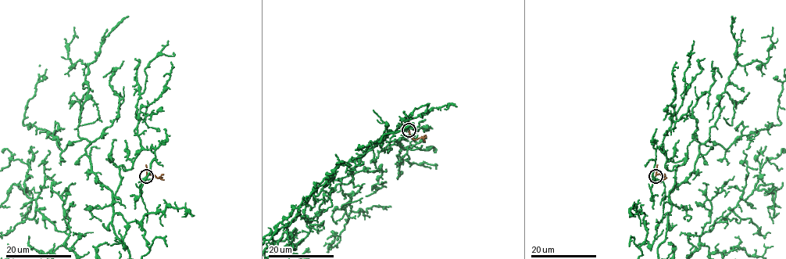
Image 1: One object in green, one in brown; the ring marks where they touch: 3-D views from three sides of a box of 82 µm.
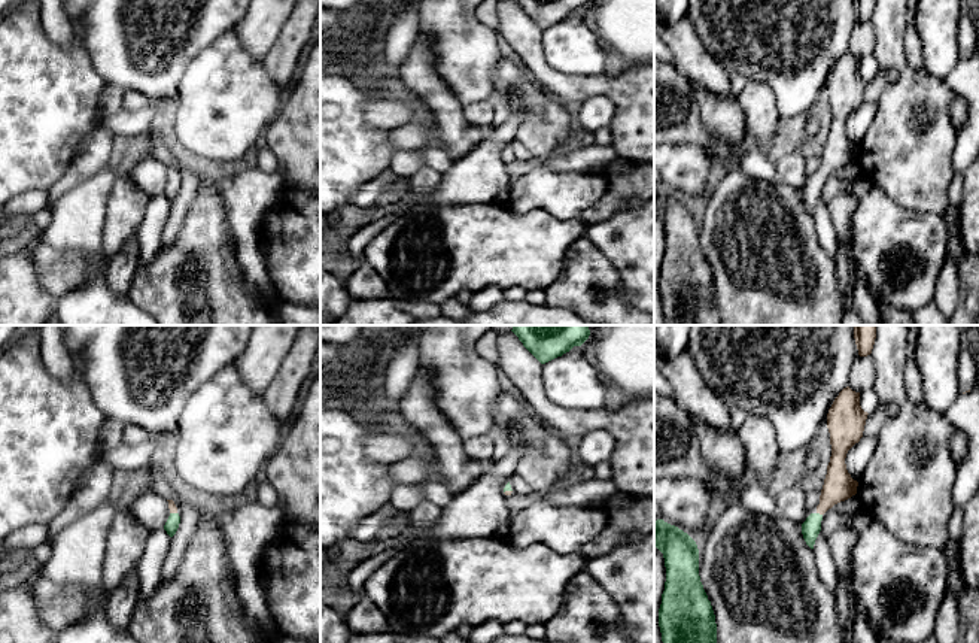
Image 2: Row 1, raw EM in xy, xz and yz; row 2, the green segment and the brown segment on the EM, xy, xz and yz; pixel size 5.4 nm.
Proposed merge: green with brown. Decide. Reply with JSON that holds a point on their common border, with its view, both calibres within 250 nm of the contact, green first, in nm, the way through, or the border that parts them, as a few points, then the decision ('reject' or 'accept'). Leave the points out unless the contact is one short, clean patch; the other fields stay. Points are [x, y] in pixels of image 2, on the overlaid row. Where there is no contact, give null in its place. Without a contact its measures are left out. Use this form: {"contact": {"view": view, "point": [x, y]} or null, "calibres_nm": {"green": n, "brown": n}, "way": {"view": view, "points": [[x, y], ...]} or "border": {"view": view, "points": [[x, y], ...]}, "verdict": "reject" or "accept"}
{"contact": {"view": "yz", "point": [818, 513]}, "calibres_nm": {"green": 100, "brown": 160}, "way": {"view": "yz", "points": [[811, 527], [818, 513], [838, 487]]}, "verdict": "accept"}

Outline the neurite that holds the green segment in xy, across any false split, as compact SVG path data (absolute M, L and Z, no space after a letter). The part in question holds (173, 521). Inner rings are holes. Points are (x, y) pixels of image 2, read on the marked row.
M167 500L167 501L168 501L168 509L170 509L170 516L164 525L164 530L167 531L170 537L173 537L179 528L180 516L177 513L177 507L174 501L173 500Z

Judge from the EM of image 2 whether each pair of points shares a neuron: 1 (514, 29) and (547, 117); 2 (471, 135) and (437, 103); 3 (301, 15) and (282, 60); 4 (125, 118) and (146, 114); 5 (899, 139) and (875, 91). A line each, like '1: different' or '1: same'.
1: different
2: same
3: same
4: same
5: different

